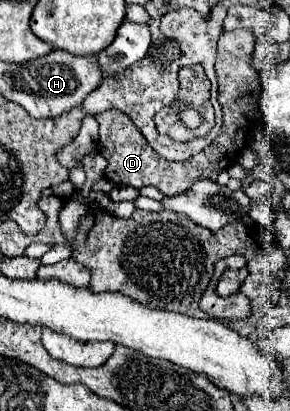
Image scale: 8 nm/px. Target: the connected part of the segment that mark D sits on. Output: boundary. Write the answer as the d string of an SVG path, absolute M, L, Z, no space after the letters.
M238 28L232 32L224 32L218 40L218 60L216 60L216 74L218 74L218 102L224 110L224 126L216 138L214 144L210 144L206 150L198 152L194 158L186 162L168 162L154 150L150 150L150 144L142 136L142 132L136 128L136 124L122 114L116 108L110 108L102 114L96 114L96 120L100 124L100 154L108 160L106 166L106 178L118 186L156 186L162 194L174 196L186 192L192 182L208 178L216 180L218 172L228 170L240 156L240 150L246 146L246 126L252 122L252 116L258 112L258 90L262 88L258 82L258 72L250 66L252 52L256 46L256 36L252 30Z

